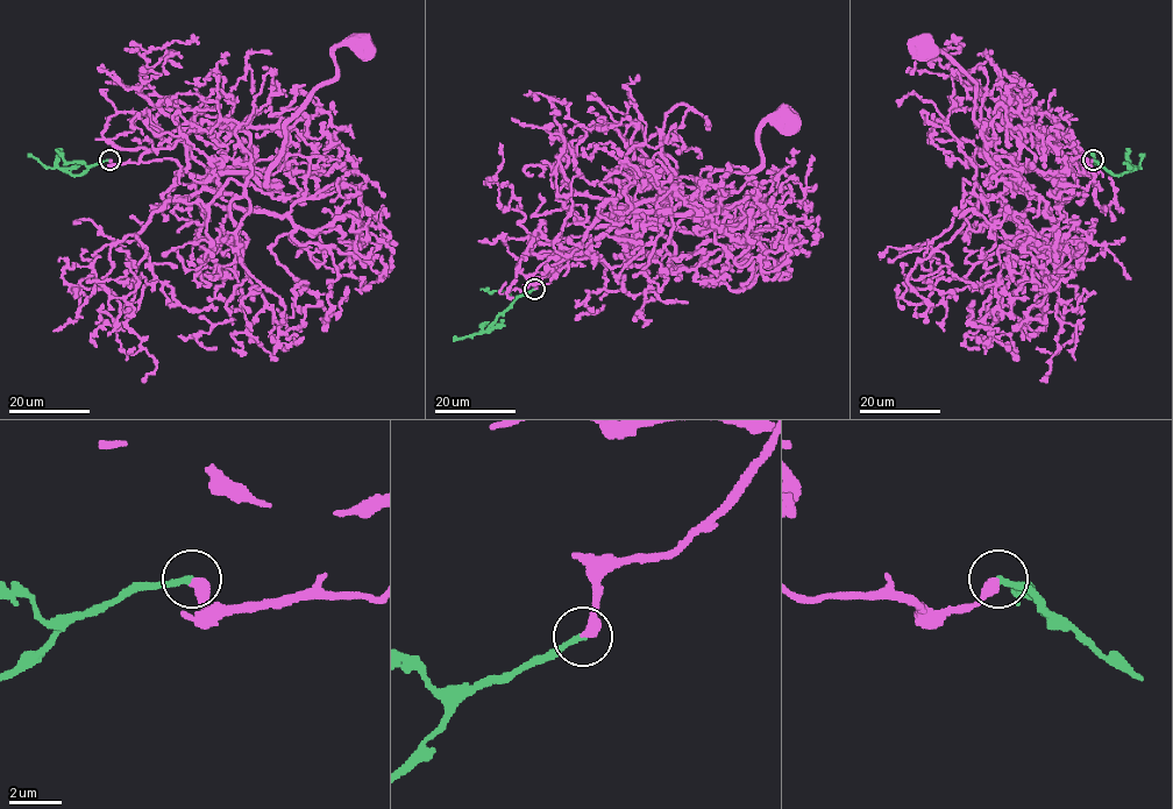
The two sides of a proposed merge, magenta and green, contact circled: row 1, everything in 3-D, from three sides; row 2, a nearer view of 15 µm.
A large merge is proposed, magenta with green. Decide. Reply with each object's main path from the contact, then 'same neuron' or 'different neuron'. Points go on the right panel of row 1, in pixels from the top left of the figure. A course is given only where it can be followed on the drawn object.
course magenta (1092, 160), (1061, 163), (1018, 141), (1017, 181), (1006, 183), (975, 121), (974, 83), (923, 49); course green (1092, 160), (1113, 175), (1121, 175), (1139, 165), (1140, 154); same neuron

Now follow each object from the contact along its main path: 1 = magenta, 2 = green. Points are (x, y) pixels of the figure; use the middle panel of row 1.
1: (534, 289), (611, 210), (684, 214), (712, 172), (754, 171), (762, 161), (760, 128), (786, 120)
2: (534, 289), (520, 295), (484, 332), (460, 339), (453, 336)

